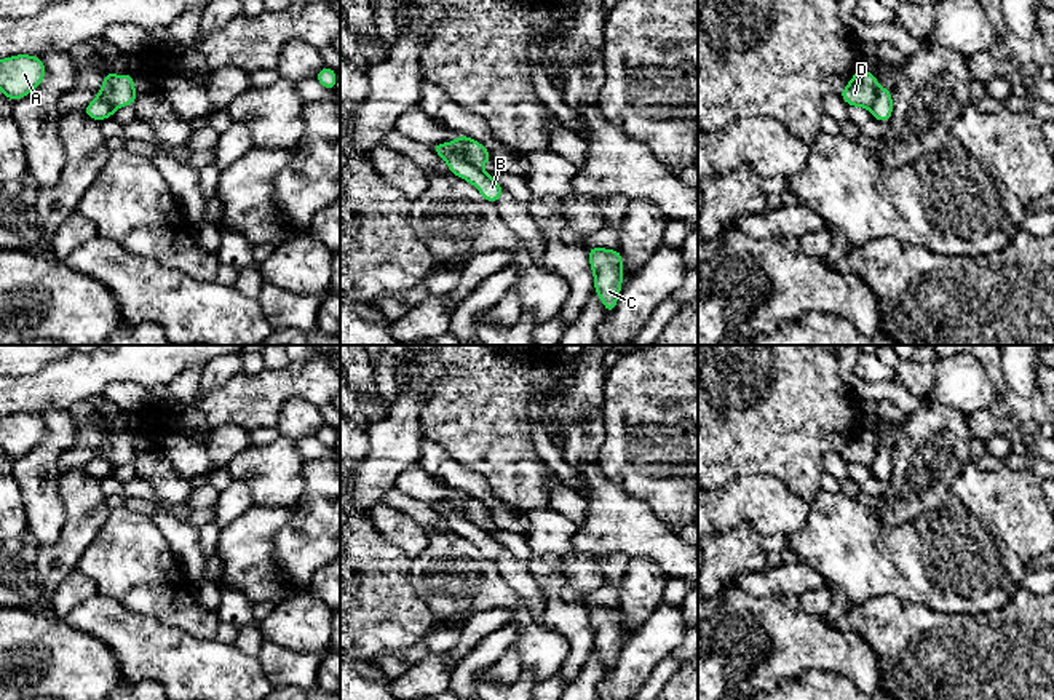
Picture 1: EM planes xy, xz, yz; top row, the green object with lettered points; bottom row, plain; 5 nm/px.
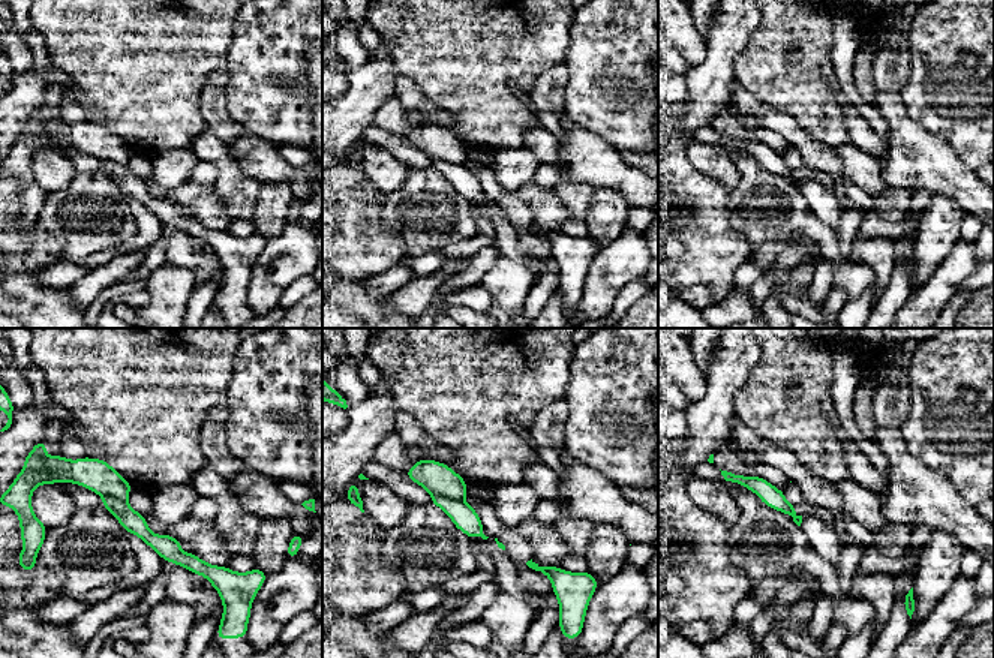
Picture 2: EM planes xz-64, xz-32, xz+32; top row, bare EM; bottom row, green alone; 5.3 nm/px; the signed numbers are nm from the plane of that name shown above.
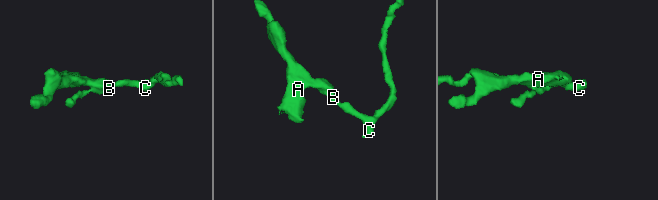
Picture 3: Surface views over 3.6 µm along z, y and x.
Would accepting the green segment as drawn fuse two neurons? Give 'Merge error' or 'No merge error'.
Merge error

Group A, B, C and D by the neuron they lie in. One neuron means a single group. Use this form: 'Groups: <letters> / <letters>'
Groups: A D / B C

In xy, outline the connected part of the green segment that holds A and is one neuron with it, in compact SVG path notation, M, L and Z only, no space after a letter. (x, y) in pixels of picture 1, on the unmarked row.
M16 412L0 417L0 449L16 460L38 446L45 432L45 422L37 414Z

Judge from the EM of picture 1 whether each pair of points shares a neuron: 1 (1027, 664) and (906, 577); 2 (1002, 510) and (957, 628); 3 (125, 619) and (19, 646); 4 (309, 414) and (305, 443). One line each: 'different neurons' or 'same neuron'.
1: different neurons
2: different neurons
3: different neurons
4: different neurons

